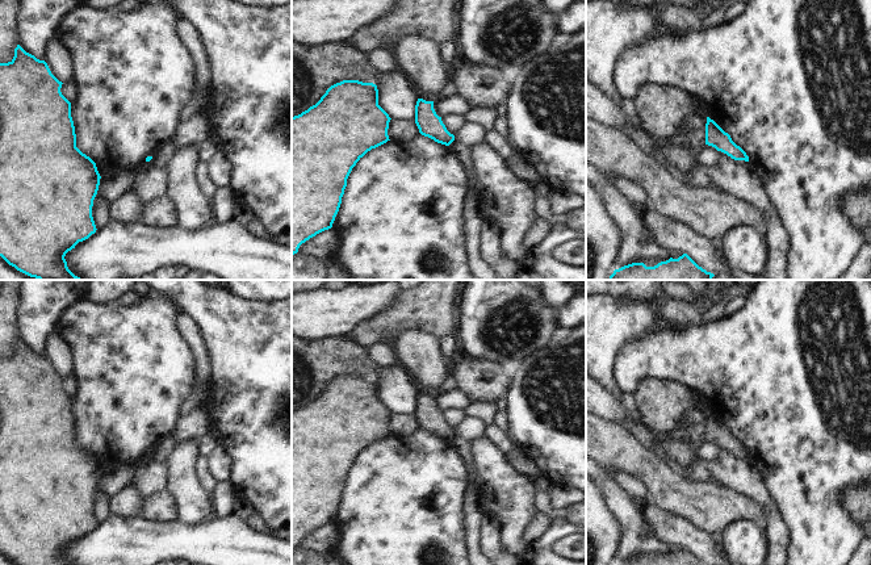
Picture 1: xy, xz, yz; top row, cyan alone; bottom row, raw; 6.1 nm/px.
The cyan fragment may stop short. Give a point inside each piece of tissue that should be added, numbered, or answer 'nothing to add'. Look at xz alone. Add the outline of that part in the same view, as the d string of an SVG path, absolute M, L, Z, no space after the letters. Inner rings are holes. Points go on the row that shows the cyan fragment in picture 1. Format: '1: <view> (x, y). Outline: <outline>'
nothing to add

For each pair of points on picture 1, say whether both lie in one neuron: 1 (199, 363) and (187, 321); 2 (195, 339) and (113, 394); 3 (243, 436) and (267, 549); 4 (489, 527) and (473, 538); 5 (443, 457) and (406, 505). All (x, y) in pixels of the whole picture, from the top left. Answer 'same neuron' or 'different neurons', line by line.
1: same neuron
2: different neurons
3: different neurons
4: different neurons
5: same neuron

